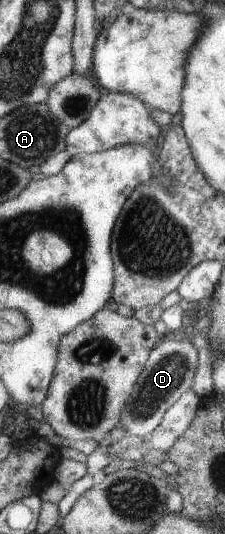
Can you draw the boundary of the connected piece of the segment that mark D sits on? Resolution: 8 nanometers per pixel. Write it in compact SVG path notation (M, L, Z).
M167 336L151 349L141 372L135 379L129 396L127 396L125 408L121 410L121 416L119 416L118 424L123 426L123 430L127 434L135 436L149 434L161 422L165 410L190 388L197 366L197 350L195 348L195 345L188 342L186 338L174 340Z

